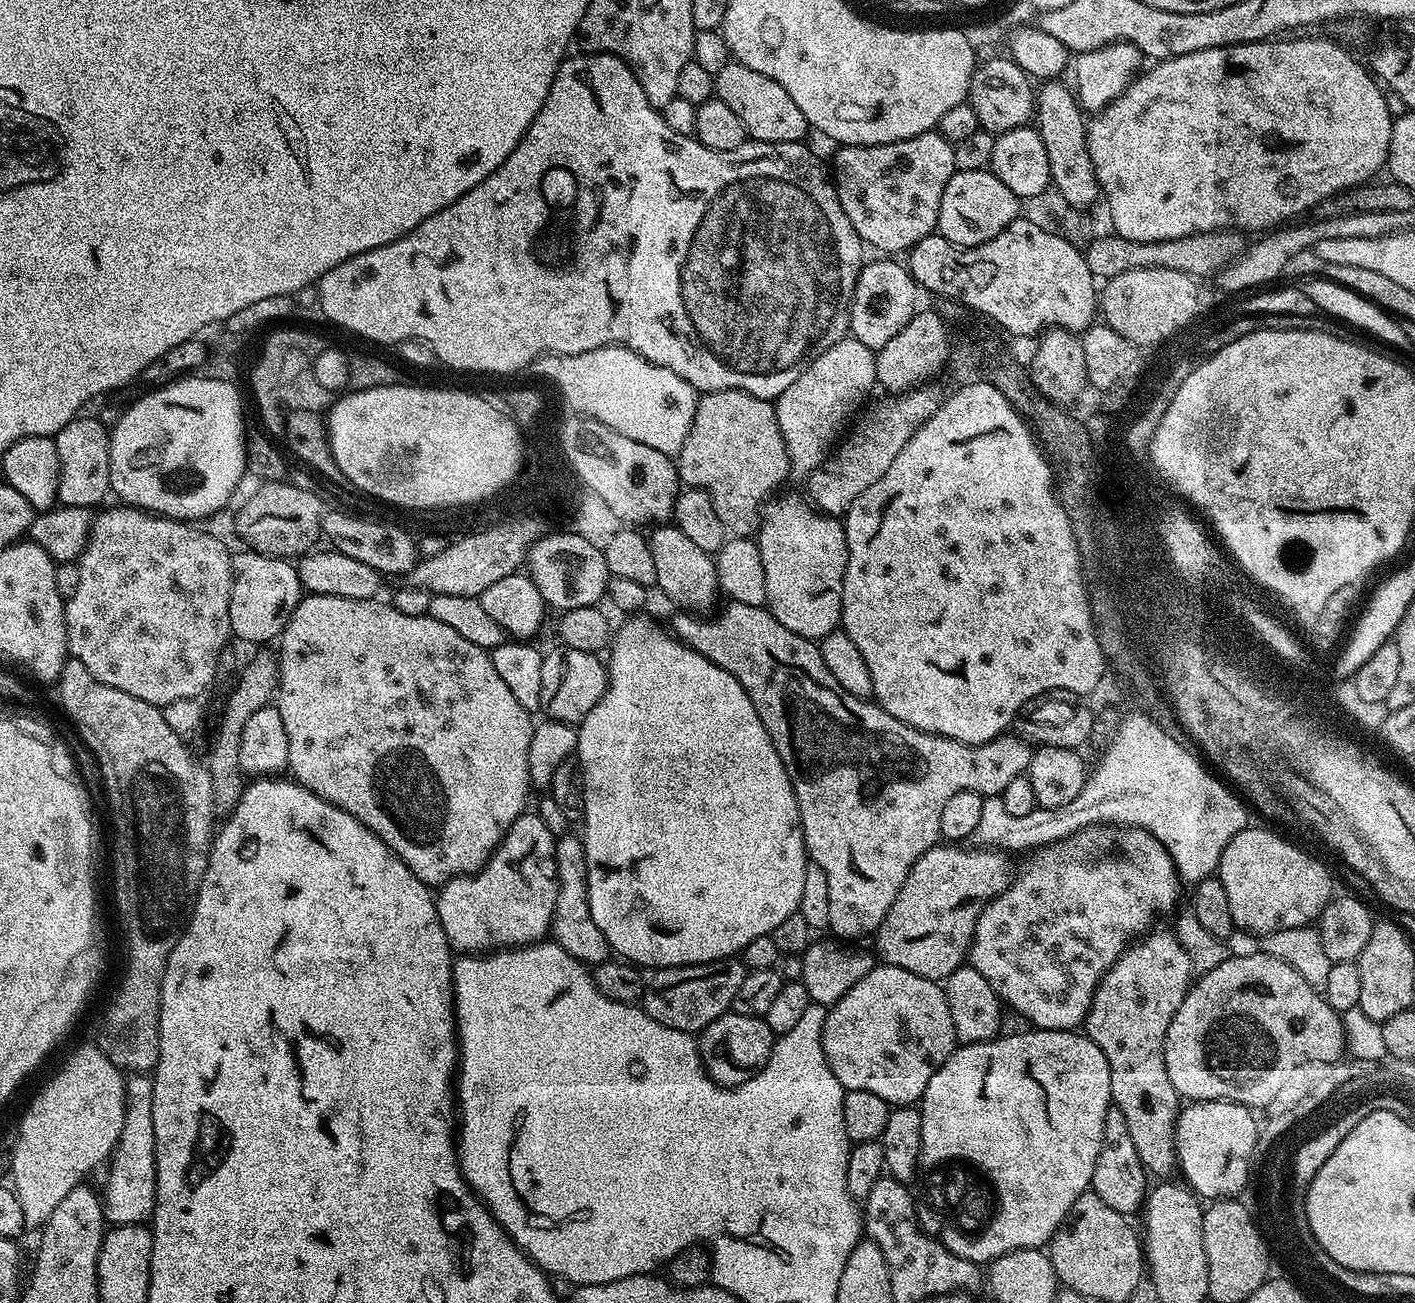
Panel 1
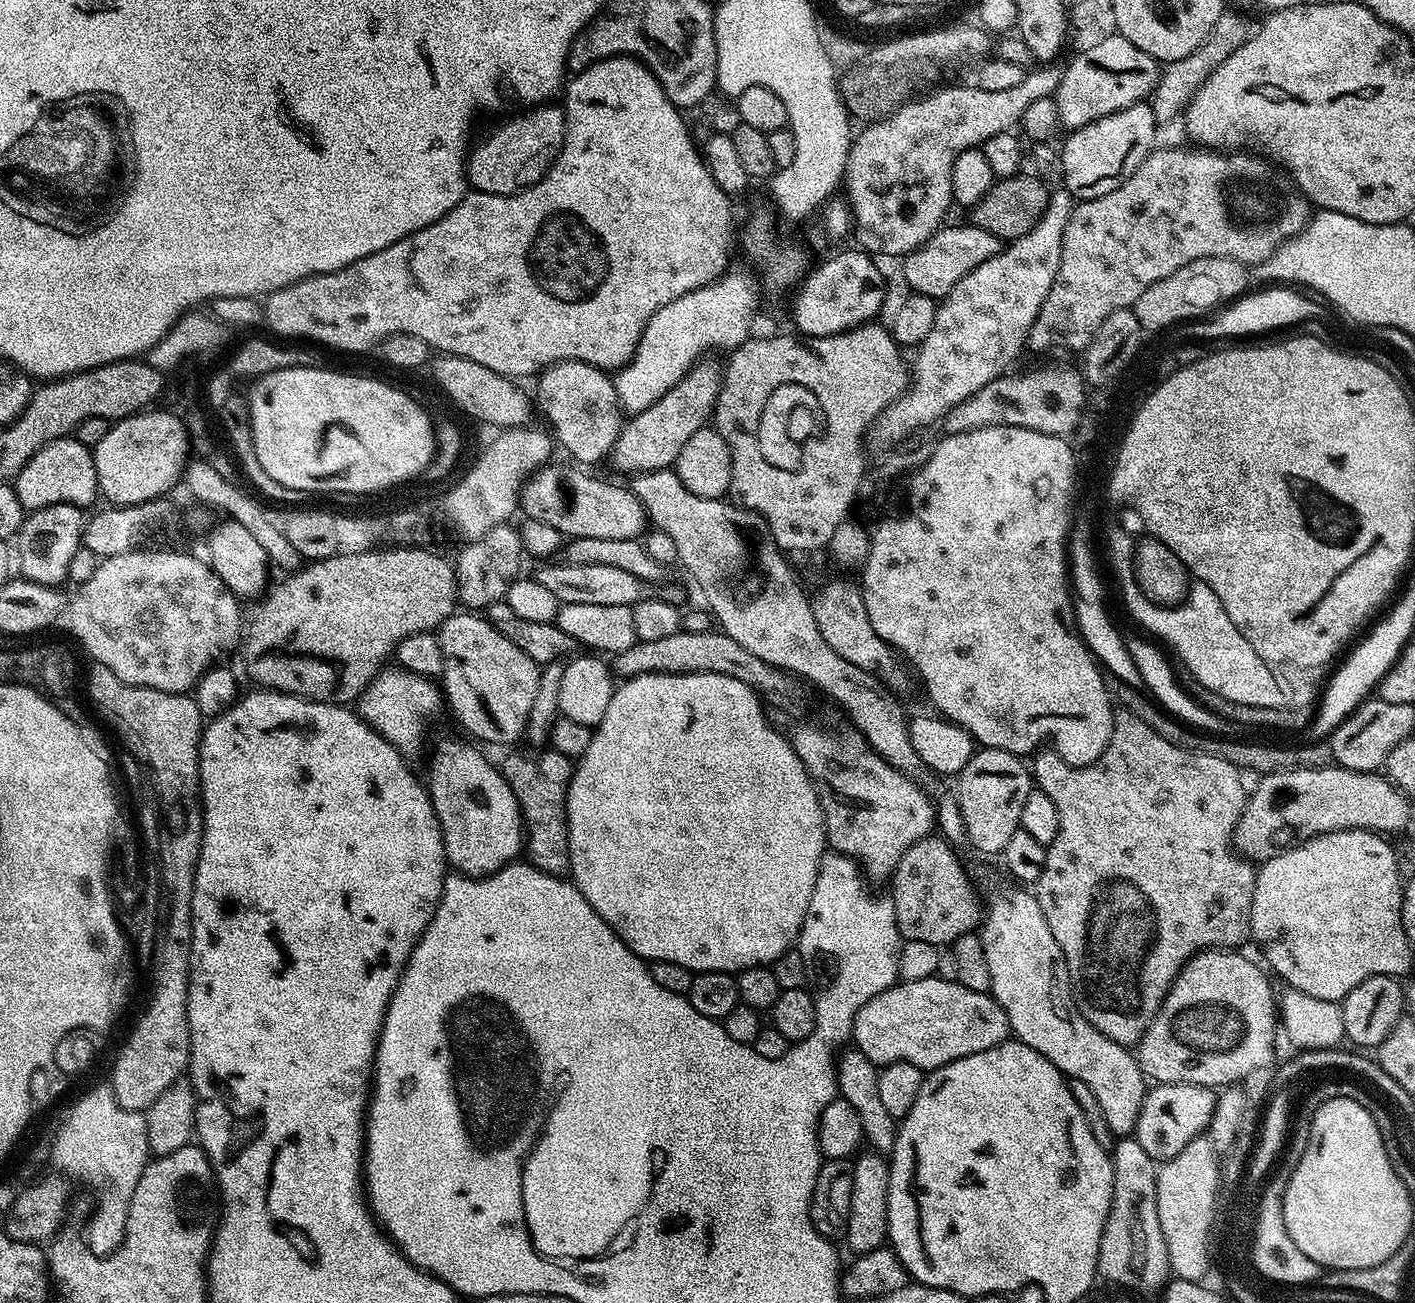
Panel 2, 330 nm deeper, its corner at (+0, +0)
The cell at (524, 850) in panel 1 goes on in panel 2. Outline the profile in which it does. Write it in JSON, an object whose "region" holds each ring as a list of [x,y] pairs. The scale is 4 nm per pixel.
{"region":[[[448,736],[440,740],[432,748],[432,769],[426,775],[426,787],[428,797],[432,799],[432,805],[436,811],[436,817],[442,830],[444,839],[444,853],[449,865],[459,875],[483,878],[492,876],[501,868],[513,863],[516,856],[521,855],[524,843],[524,816],[518,806],[518,798],[514,790],[509,786],[503,771],[496,768],[475,748],[475,743],[467,739],[455,740]]]}

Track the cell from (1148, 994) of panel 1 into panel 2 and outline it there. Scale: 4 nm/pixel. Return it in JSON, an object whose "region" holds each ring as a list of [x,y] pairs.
{"region":[[[1120,710],[1115,713],[1112,722],[1110,742],[1093,764],[1075,768],[1067,764],[1051,747],[1044,746],[1031,757],[1030,771],[1035,787],[1041,788],[1053,800],[1054,806],[1058,806],[1058,838],[1047,845],[1046,866],[1034,886],[1034,895],[1038,906],[1042,906],[1042,914],[1046,918],[1046,926],[1050,926],[1050,934],[1054,934],[1058,946],[1062,946],[1072,983],[1072,996],[1086,1022],[1106,1034],[1106,1038],[1125,1046],[1139,1045],[1150,1022],[1160,1013],[1162,1002],[1171,990],[1172,983],[1176,981],[1177,974],[1196,953],[1205,950],[1236,950],[1241,947],[1239,944],[1249,943],[1252,934],[1250,910],[1254,902],[1257,869],[1251,859],[1245,858],[1234,847],[1236,823],[1240,820],[1246,803],[1240,769],[1222,758],[1200,756],[1196,752],[1174,746],[1153,728],[1146,726],[1142,718],[1127,710]]]}

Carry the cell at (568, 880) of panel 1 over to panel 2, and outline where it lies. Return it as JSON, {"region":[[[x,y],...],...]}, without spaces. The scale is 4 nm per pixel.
{"region":[[[527,750],[508,756],[502,763],[504,777],[518,798],[524,816],[527,859],[543,872],[563,877],[569,871],[568,784],[572,780],[573,757],[555,750]]]}

